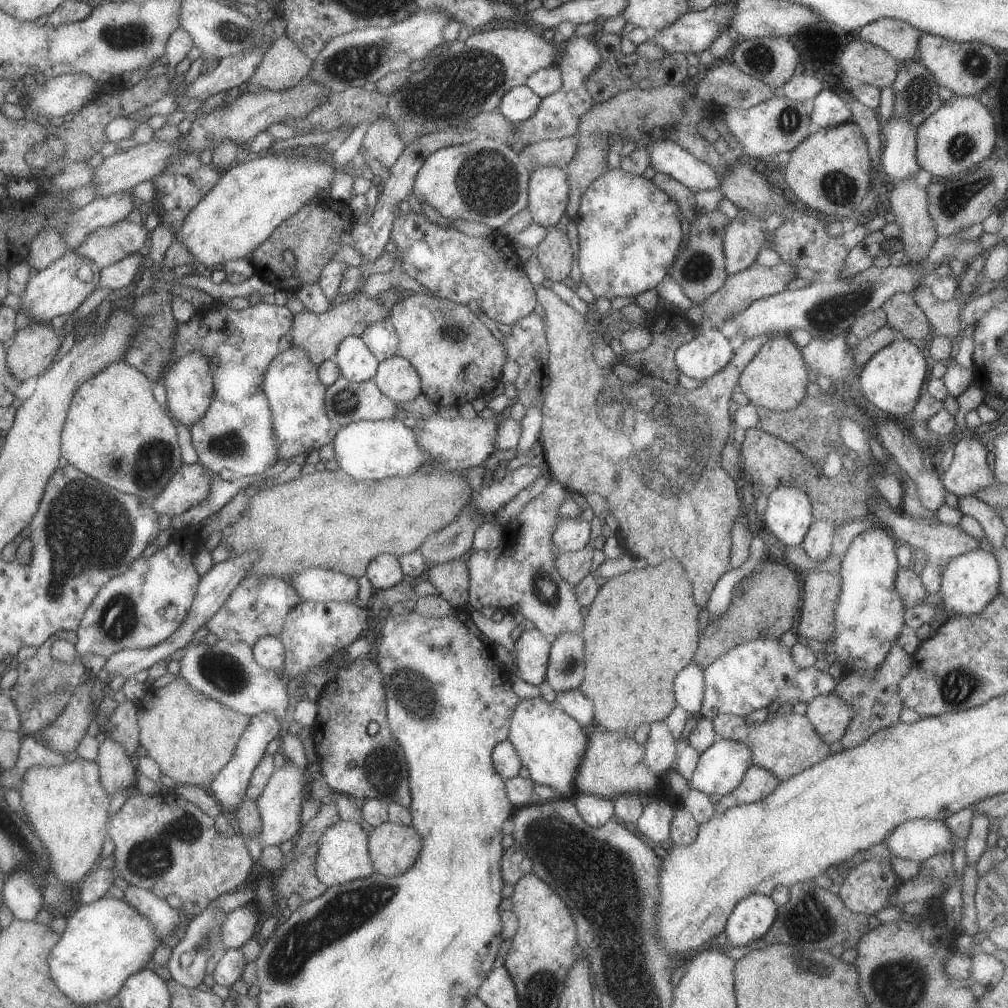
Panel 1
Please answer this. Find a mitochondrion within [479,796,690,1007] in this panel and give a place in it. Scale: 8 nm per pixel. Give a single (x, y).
(551, 841)

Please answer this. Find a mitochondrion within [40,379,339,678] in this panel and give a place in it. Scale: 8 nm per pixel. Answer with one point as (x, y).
(86, 529)

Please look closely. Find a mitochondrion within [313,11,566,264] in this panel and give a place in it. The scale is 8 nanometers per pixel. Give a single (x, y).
(464, 80)

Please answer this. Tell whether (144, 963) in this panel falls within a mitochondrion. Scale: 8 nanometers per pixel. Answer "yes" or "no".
no

